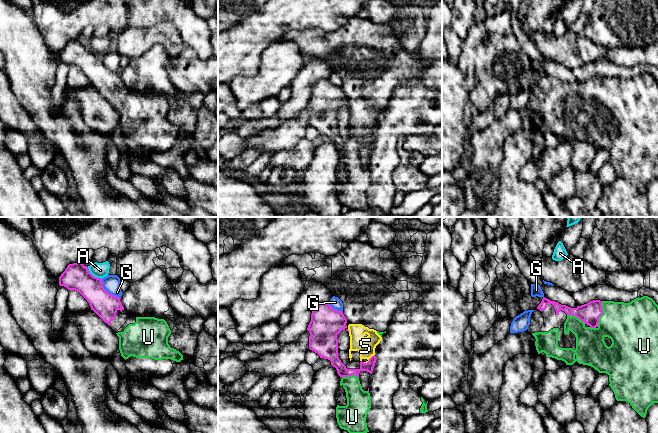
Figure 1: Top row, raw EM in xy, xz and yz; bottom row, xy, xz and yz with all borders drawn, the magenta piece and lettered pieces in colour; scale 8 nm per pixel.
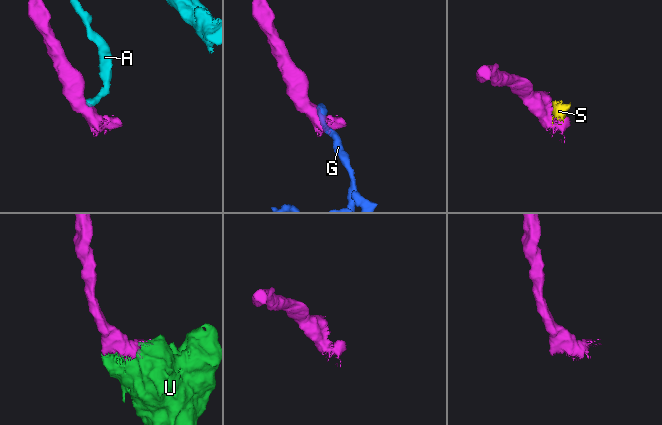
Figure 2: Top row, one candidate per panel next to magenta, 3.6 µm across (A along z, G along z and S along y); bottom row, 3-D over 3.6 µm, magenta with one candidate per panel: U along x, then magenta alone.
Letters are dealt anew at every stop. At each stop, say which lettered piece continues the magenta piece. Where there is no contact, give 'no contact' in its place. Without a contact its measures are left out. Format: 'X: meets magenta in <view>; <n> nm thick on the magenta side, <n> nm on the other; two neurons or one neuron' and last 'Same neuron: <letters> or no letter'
A: meets magenta in xy; 220 nm thick on the magenta side, 130 nm on the other; two neurons
G: meets magenta in xy; 200 nm thick on the magenta side, 140 nm on the other; two neurons
S: meets magenta in xz; 90 nm thick on the magenta side, 150 nm on the other; two neurons
U: meets magenta in yz; 170 nm thick on the magenta side, 380 nm on the other; one neuron
Same neuron: U

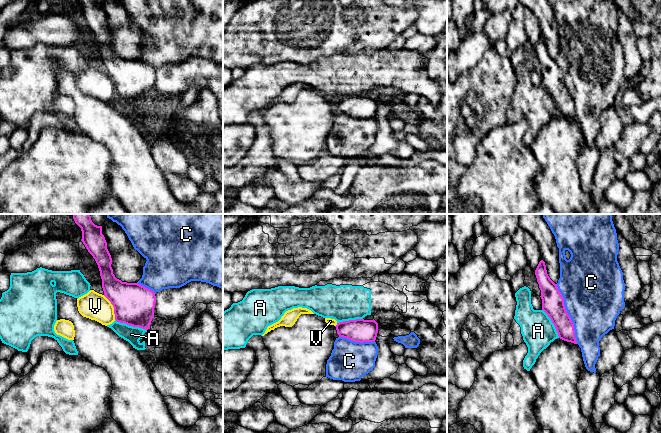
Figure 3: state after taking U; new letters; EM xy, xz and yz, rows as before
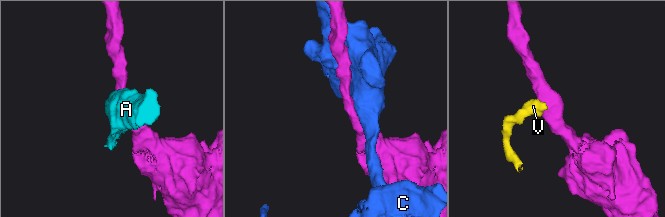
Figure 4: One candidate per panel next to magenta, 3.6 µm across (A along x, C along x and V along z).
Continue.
A: meets magenta in xy; 320 nm thick on the magenta side, 130 nm on the other; two neurons
C: meets magenta in yz; 180 nm thick on the magenta side, 480 nm on the other; two neurons
V: meets magenta in xy; 320 nm thick on the magenta side, 220 nm on the other; two neurons
Same neuron: no letter

